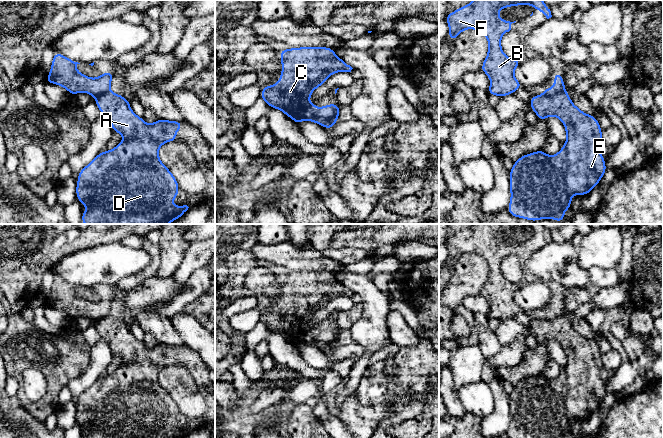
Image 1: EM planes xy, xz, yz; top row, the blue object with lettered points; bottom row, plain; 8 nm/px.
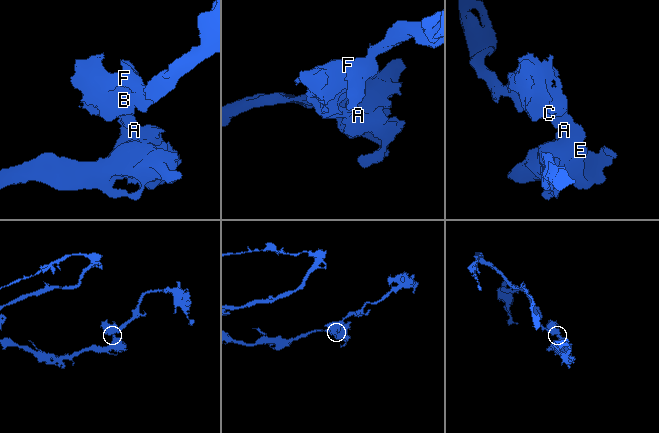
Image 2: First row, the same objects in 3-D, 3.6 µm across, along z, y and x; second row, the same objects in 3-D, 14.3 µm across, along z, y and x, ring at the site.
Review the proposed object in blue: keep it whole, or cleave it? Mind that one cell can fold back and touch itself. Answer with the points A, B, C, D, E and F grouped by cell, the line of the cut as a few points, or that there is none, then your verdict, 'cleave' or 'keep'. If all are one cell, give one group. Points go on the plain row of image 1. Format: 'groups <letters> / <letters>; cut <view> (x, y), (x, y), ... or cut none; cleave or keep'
groups A D E / B C F; cut yz (565, 314), (544, 319); cleave

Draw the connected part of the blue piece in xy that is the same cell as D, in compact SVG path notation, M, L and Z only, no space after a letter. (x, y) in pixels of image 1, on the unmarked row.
M108 315L95 322L96 329L98 330L101 338L111 346L113 356L120 357L124 363L112 374L100 376L88 389L86 389L78 397L78 405L76 407L76 420L80 425L82 430L88 430L88 434L82 436L82 438L184 438L188 434L187 429L183 430L174 430L172 424L178 421L179 407L171 397L171 395L160 385L159 383L159 372L161 369L166 366L176 365L176 355L182 353L181 345L169 345L165 343L158 343L153 348L146 348L142 341L137 340L131 333L129 324L124 320L115 318L111 315Z

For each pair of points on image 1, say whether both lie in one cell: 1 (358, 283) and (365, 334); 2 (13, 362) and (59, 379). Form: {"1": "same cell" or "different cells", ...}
{"1": "same cell", "2": "same cell"}

